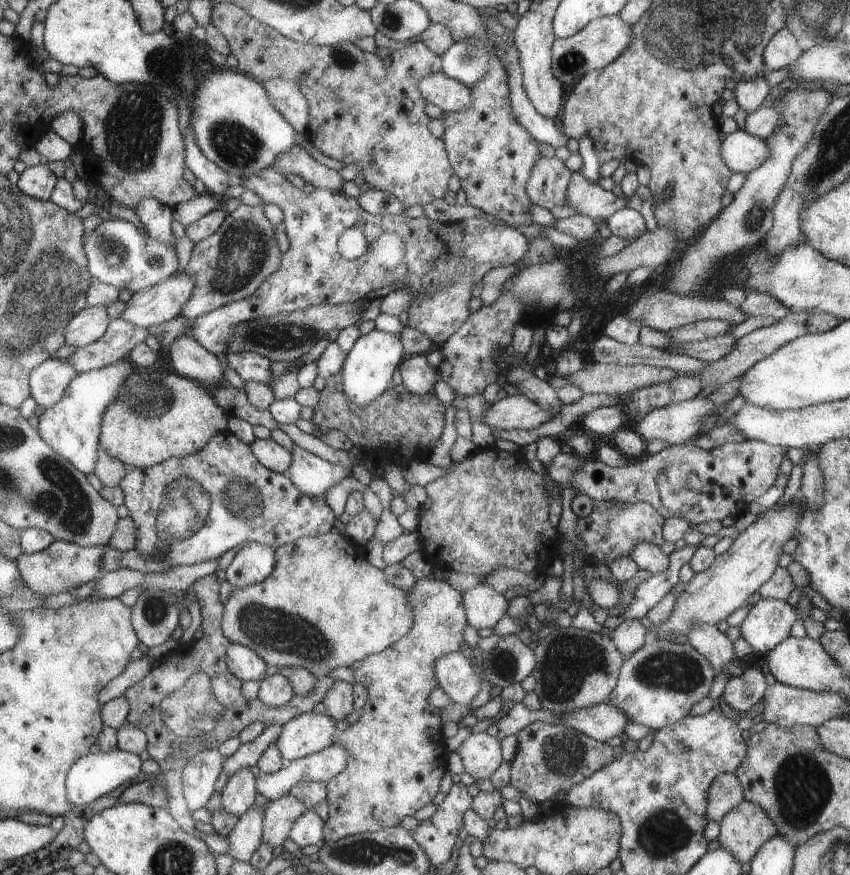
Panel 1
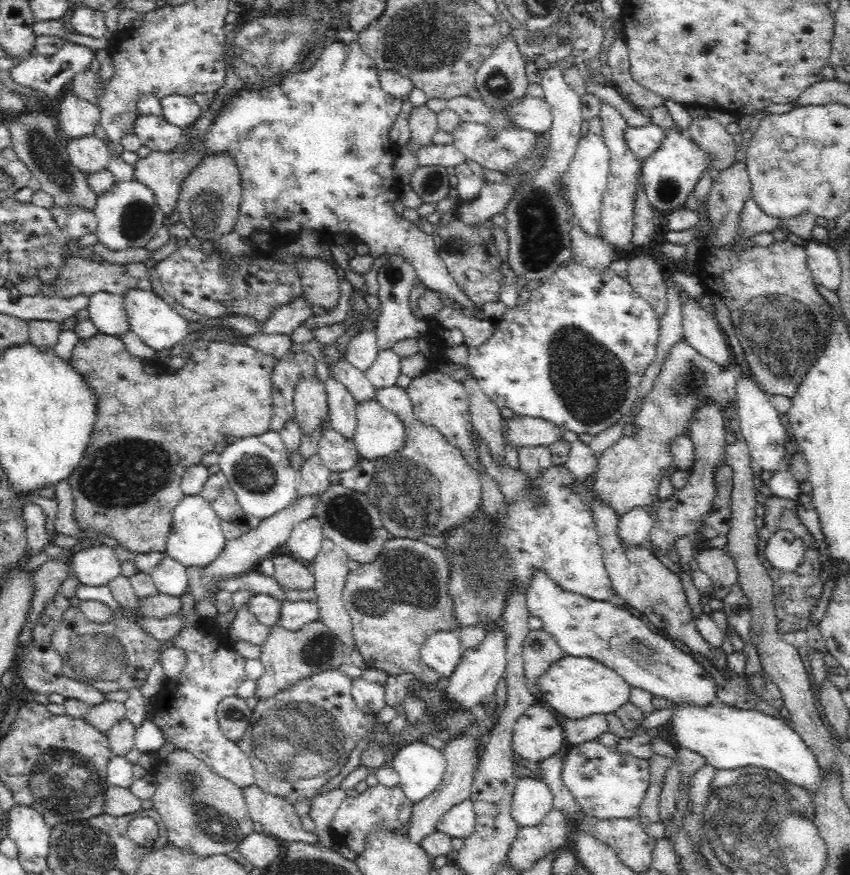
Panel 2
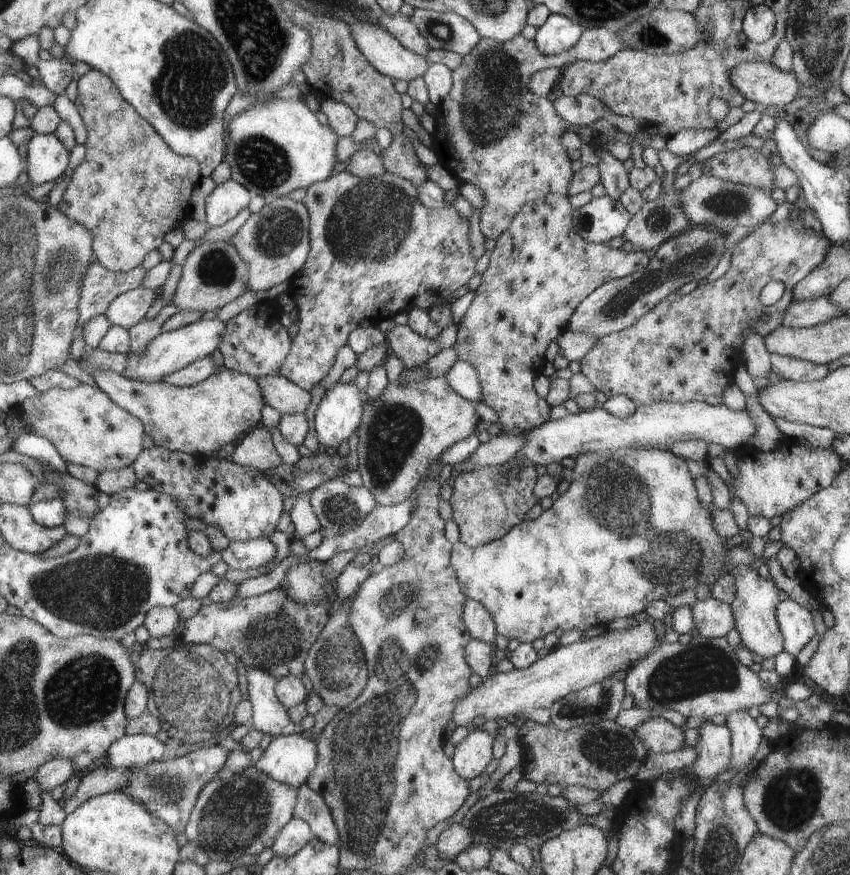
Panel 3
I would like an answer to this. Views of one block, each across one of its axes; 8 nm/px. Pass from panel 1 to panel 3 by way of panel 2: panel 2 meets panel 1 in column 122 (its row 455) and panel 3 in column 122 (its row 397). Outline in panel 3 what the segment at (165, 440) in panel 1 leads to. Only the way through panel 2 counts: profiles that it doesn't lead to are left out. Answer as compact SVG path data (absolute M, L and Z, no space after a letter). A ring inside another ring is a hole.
M224 367L217 368L208 378L189 387L135 381L100 369L91 376L116 404L144 424L144 432L155 446L189 455L207 457L215 451L221 452L223 445L235 443L237 436L259 422L259 412L265 406L257 379Z

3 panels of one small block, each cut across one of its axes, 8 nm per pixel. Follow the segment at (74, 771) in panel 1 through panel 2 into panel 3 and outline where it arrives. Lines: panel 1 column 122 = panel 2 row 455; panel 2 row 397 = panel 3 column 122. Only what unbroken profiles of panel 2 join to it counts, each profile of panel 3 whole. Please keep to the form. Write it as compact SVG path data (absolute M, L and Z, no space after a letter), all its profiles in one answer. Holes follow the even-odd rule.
M127 734L109 748L103 762L115 768L129 769L134 765L161 760L166 757L163 752L166 752L165 744L159 742L155 735Z

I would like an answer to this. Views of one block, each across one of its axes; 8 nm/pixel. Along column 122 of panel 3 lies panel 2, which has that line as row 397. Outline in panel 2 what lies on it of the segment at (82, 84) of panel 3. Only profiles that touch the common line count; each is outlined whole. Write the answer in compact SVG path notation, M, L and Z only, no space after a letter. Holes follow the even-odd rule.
M97 333L88 339L80 339L74 346L67 362L69 362L73 371L80 375L82 382L87 388L89 388L90 395L94 397L96 406L96 418L94 428L91 431L90 442L87 445L80 465L67 479L73 494L73 519L80 533L92 535L94 538L108 536L108 538L116 540L116 544L120 544L126 551L132 552L132 554L144 554L147 556L152 552L165 553L166 540L168 534L170 534L173 521L173 508L185 495L181 489L181 480L186 470L198 465L206 453L216 450L218 443L225 437L233 436L237 439L242 439L250 436L259 436L270 431L273 417L273 399L277 395L274 392L274 387L272 387L272 372L276 370L279 358L244 344L226 344L225 342L201 343L202 340L197 340L191 346L191 357L186 359L182 369L175 372L168 371L159 361L143 361L131 355L128 349L124 347L120 337Z

